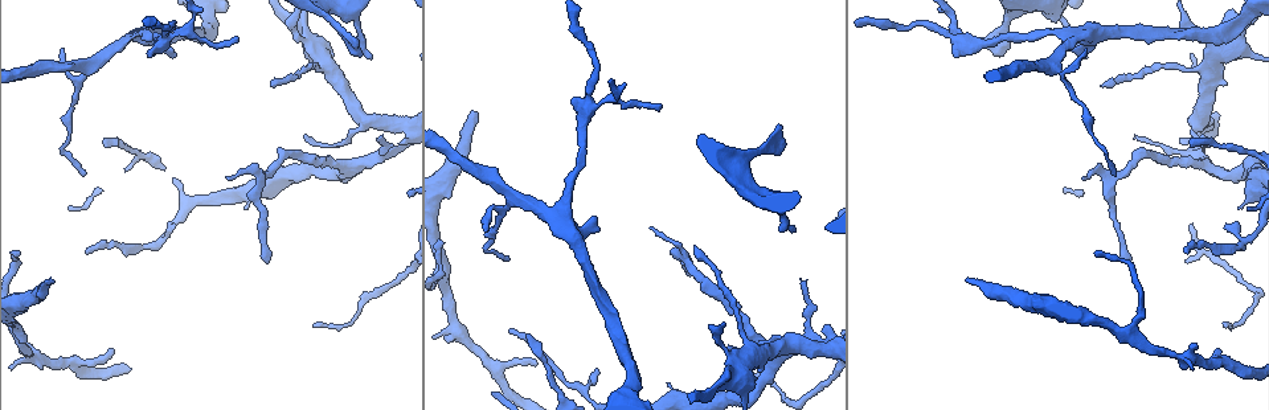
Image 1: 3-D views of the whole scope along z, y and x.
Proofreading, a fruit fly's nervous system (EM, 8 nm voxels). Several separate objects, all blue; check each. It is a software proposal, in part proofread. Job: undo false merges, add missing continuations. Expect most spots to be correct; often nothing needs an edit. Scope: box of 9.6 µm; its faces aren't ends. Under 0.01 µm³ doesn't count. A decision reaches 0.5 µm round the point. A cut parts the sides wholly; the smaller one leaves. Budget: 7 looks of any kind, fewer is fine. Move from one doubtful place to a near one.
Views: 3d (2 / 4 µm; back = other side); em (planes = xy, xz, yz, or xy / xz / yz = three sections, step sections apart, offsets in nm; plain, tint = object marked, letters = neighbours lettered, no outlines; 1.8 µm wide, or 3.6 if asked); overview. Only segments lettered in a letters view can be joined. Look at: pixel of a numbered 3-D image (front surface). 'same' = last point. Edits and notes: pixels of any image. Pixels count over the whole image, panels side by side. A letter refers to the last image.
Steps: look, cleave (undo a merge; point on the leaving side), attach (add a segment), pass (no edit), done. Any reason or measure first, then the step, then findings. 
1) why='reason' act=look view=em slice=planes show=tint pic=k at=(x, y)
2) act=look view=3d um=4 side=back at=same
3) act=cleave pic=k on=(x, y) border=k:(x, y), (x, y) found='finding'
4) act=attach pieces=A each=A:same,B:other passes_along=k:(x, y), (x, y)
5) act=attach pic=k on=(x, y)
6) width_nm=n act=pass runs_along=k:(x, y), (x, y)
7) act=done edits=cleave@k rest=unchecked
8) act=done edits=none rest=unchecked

why='free end' act=look view=3d um=2 pic=1 at=(969, 279)

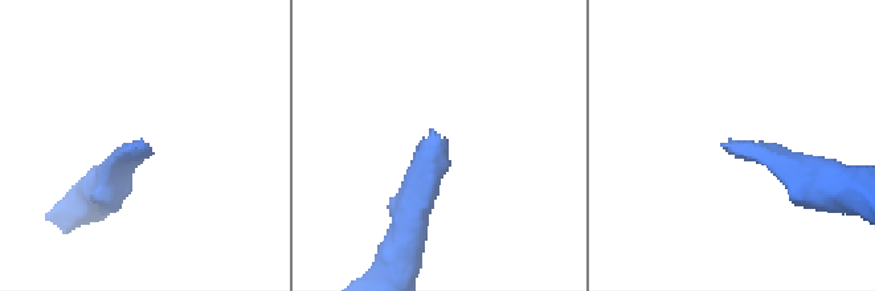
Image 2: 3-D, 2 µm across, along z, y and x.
act=look view=em slice=planes show=letters pic=2 at=(729, 140)

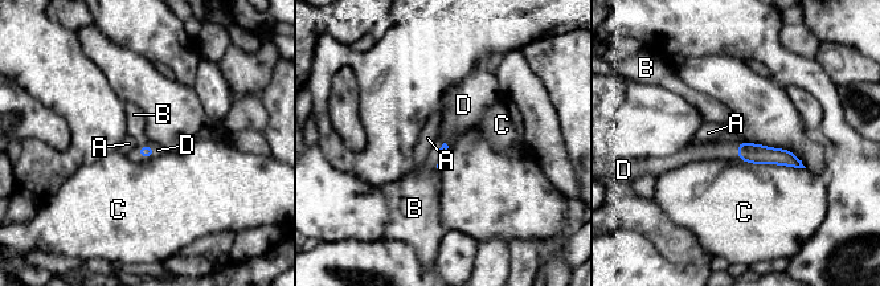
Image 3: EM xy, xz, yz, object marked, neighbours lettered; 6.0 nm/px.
act=attach pieces=D each=A:other,B:other,C:other,D:same found='it goes on there'

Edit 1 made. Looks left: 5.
why='small branch off a trunk' act=look view=3d um=4 pic=1 at=(1222, 50)

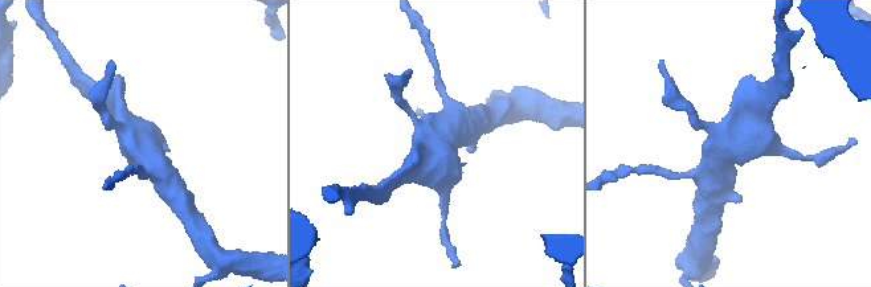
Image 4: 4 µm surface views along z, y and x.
act=look view=em um=3.6 slice=planes show=tint pic=4 at=(436, 140)

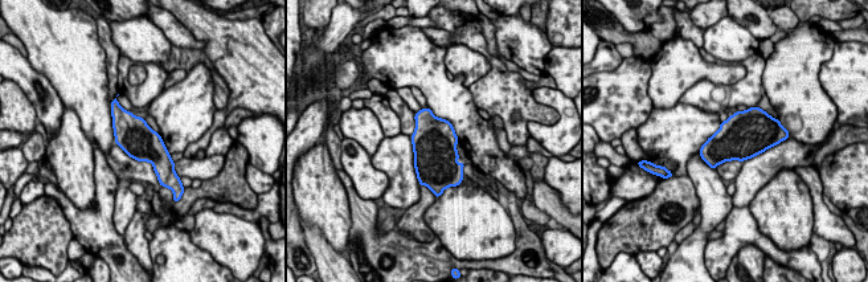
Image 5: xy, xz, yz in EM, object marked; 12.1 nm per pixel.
act=look view=em um=3.6 slice=planes show=letters at=same

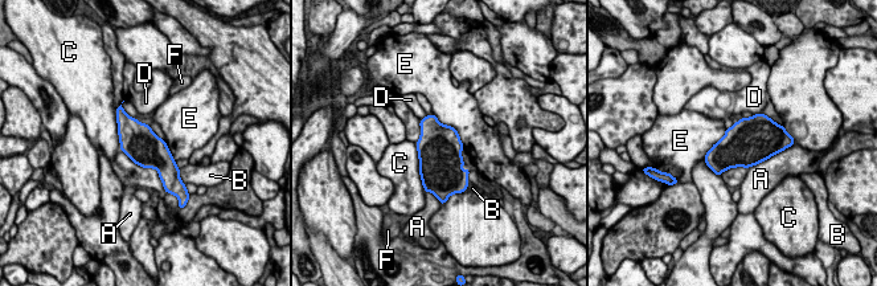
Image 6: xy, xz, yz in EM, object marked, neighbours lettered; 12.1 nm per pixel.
act=pass each=A:other,B:other,C:other,D:other,E:other,F:other border=6:(431, 113), (457, 131), (464, 147) found='continuous, no second cell'

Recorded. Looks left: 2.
why='thick turns thin' act=look view=em slice=planes show=tint pic=1 at=(1201, 120)

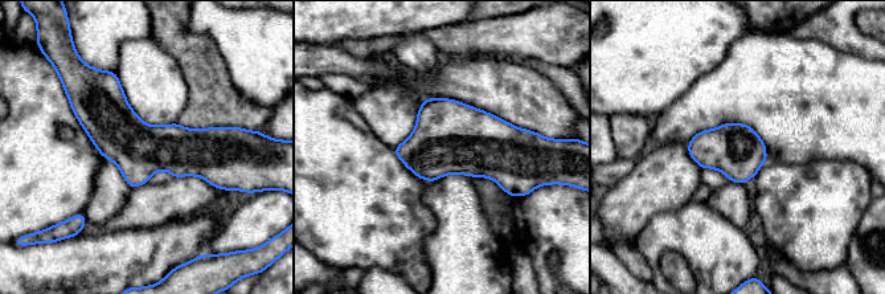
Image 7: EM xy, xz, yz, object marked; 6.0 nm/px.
why='see the neighbours' act=look view=em slice=planes show=letters at=same

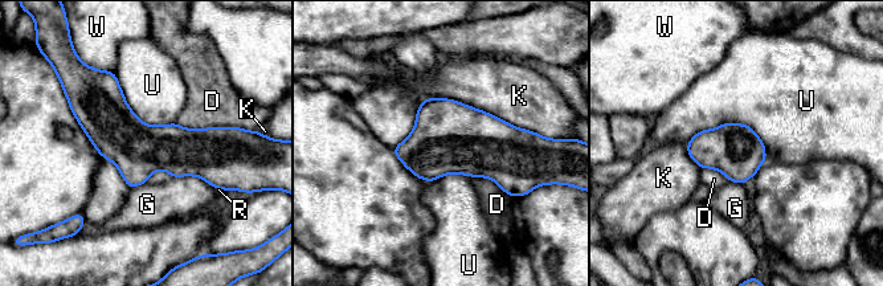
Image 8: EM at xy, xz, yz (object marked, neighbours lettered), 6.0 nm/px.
longest_contact=K:700nm act=pass each=D:other,G:other,K:other,R:other,U:other,W:other runs_along=8:(76, 110), (127, 142), (224, 142) found='all the same cell'

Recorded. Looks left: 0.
act=done edits=attach@3 rest=unchecked

